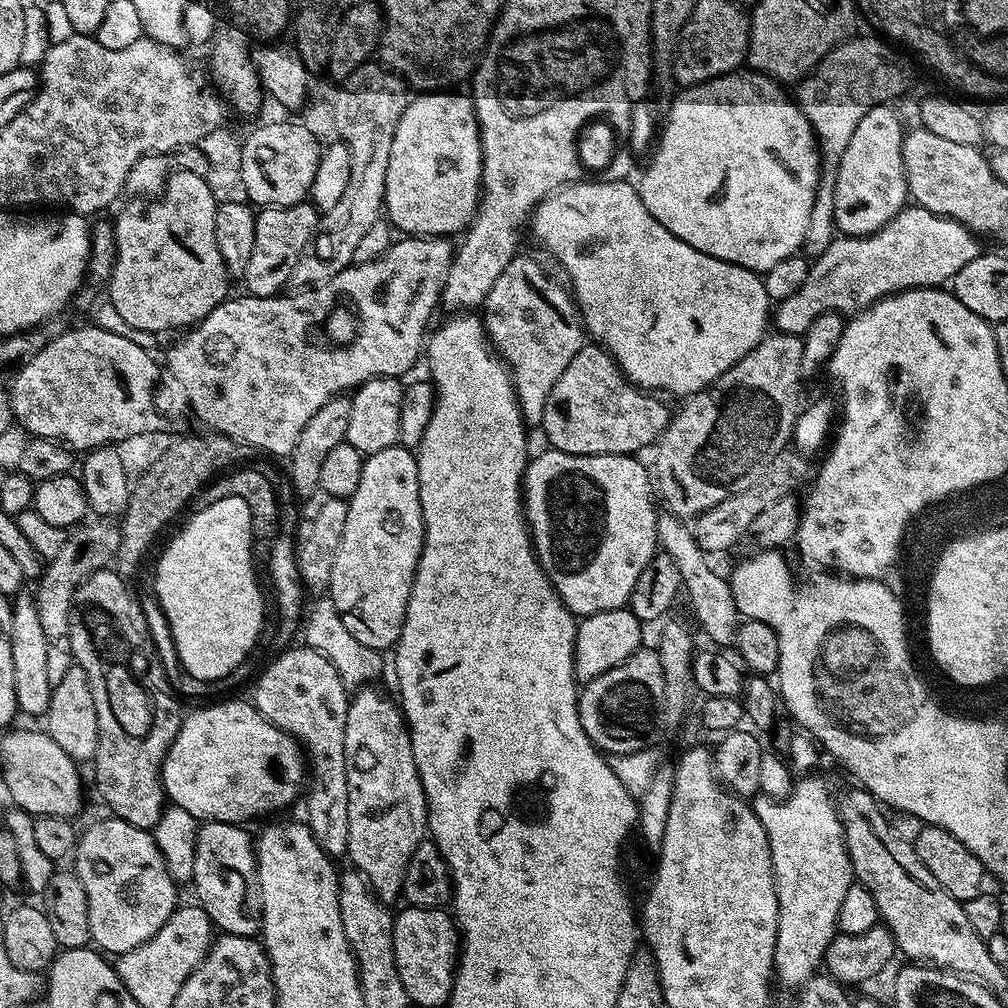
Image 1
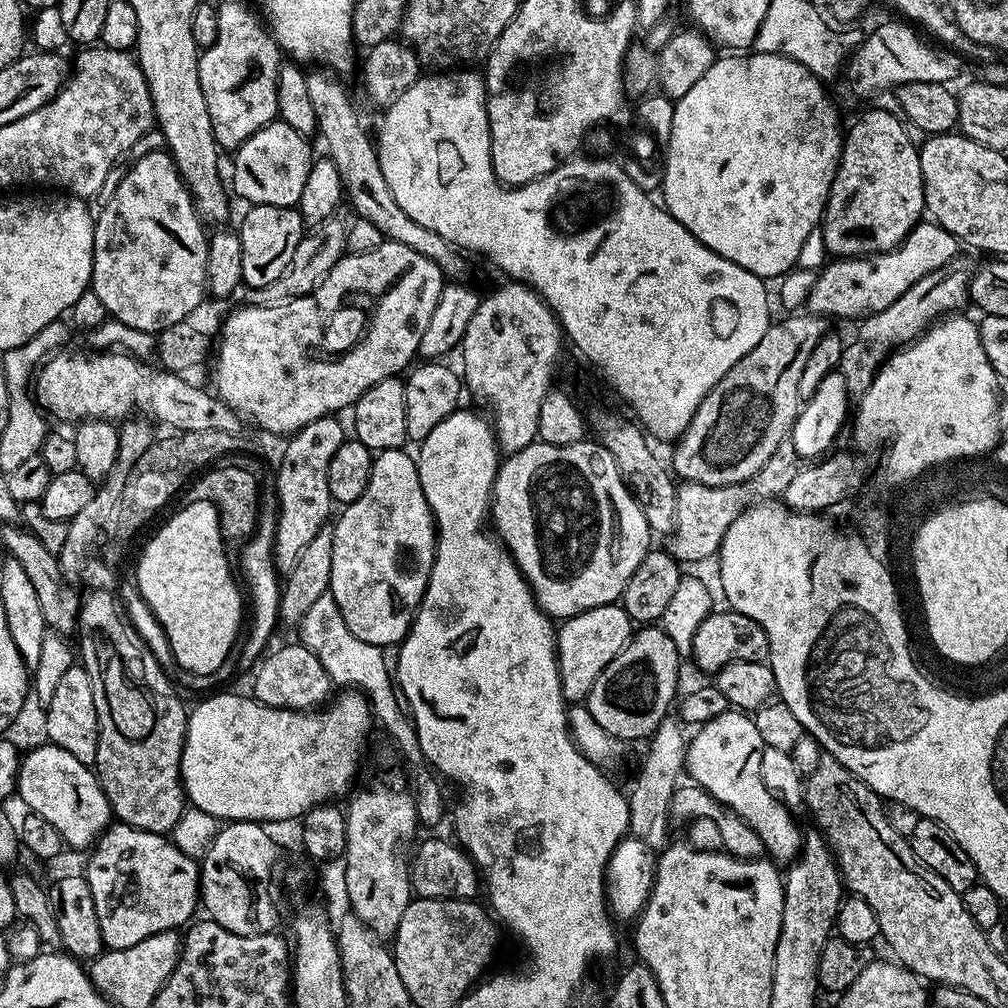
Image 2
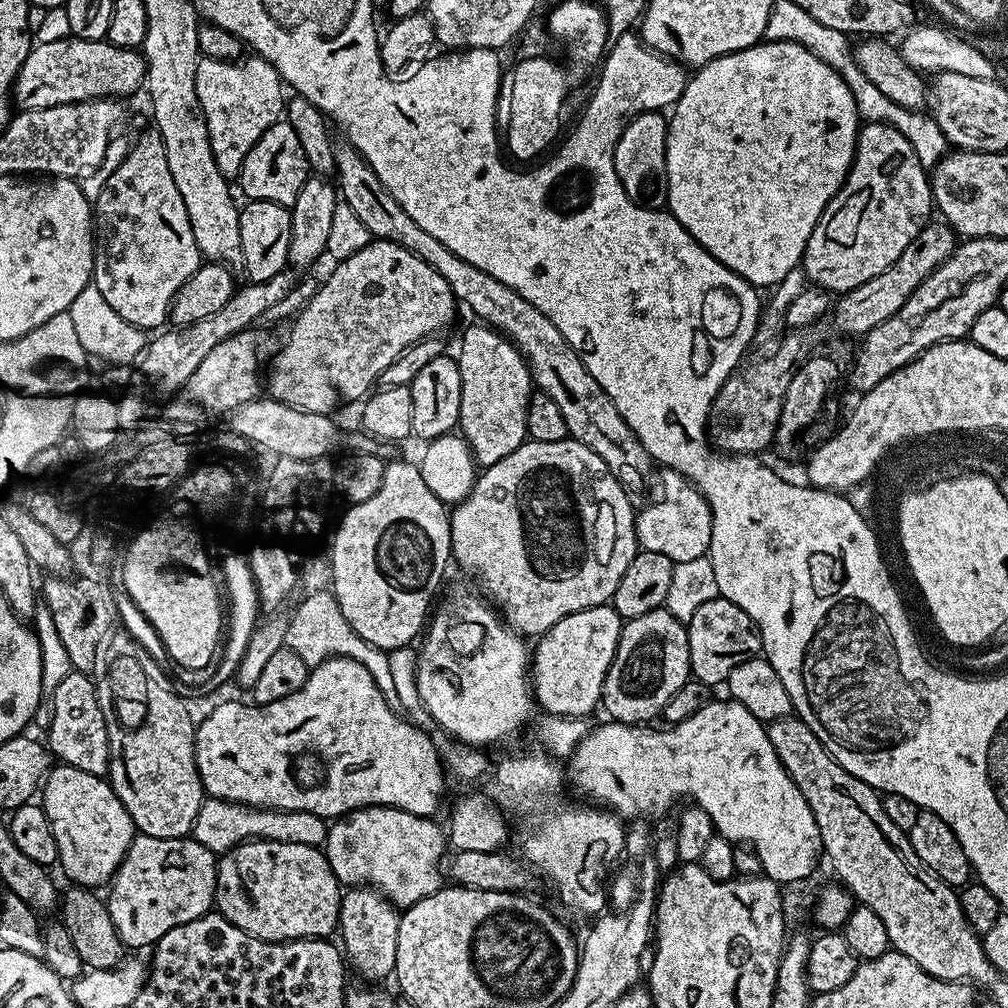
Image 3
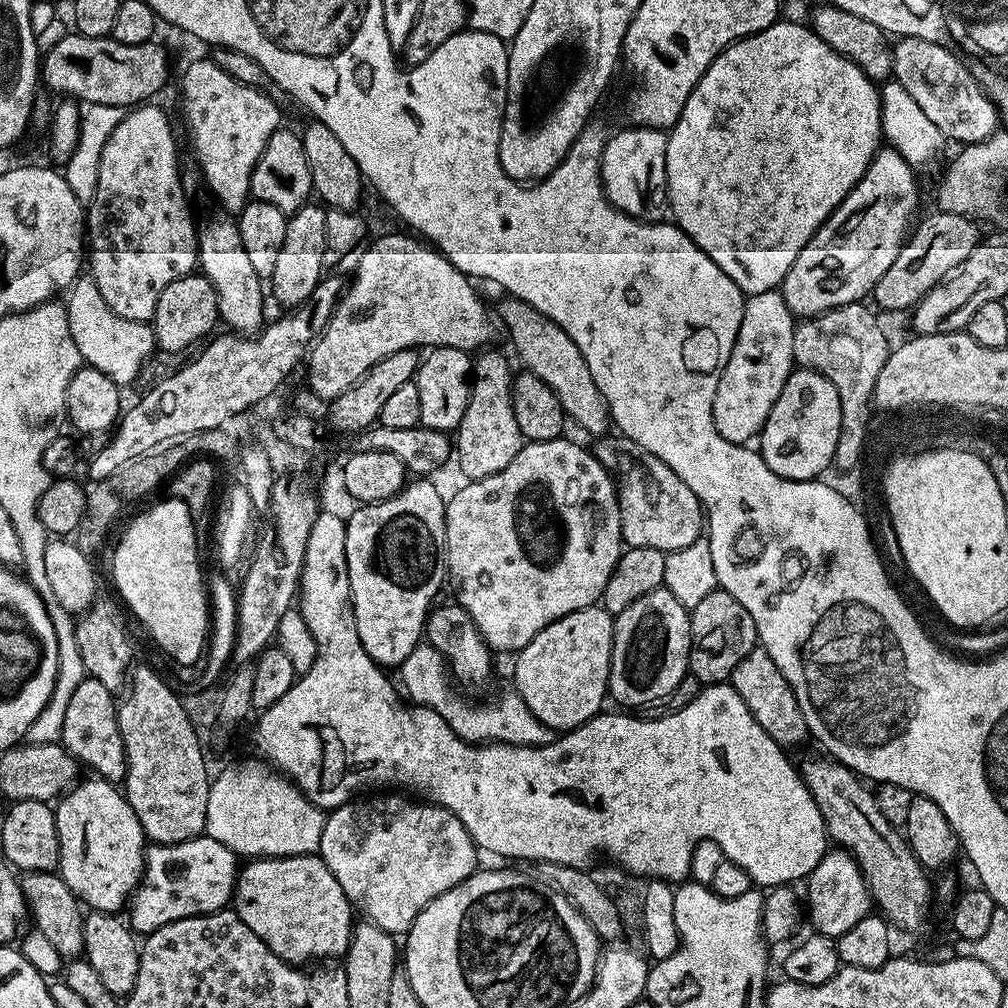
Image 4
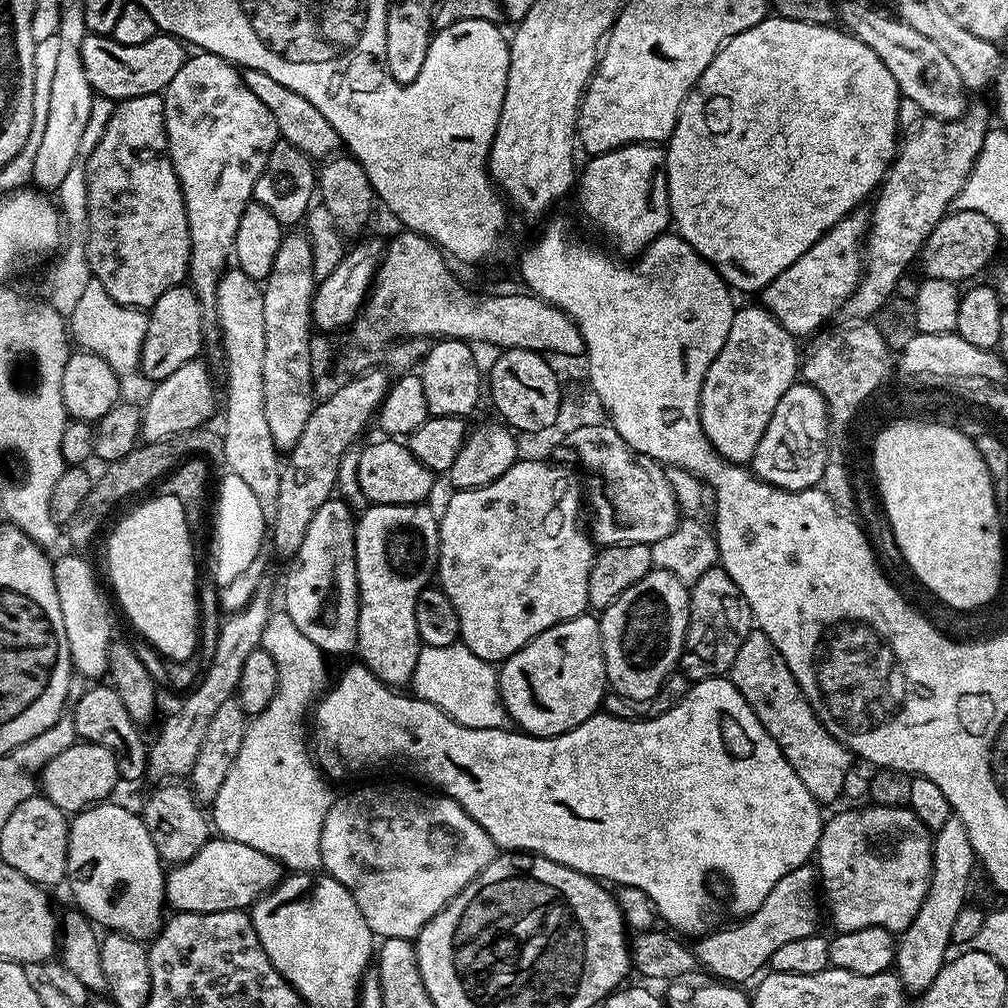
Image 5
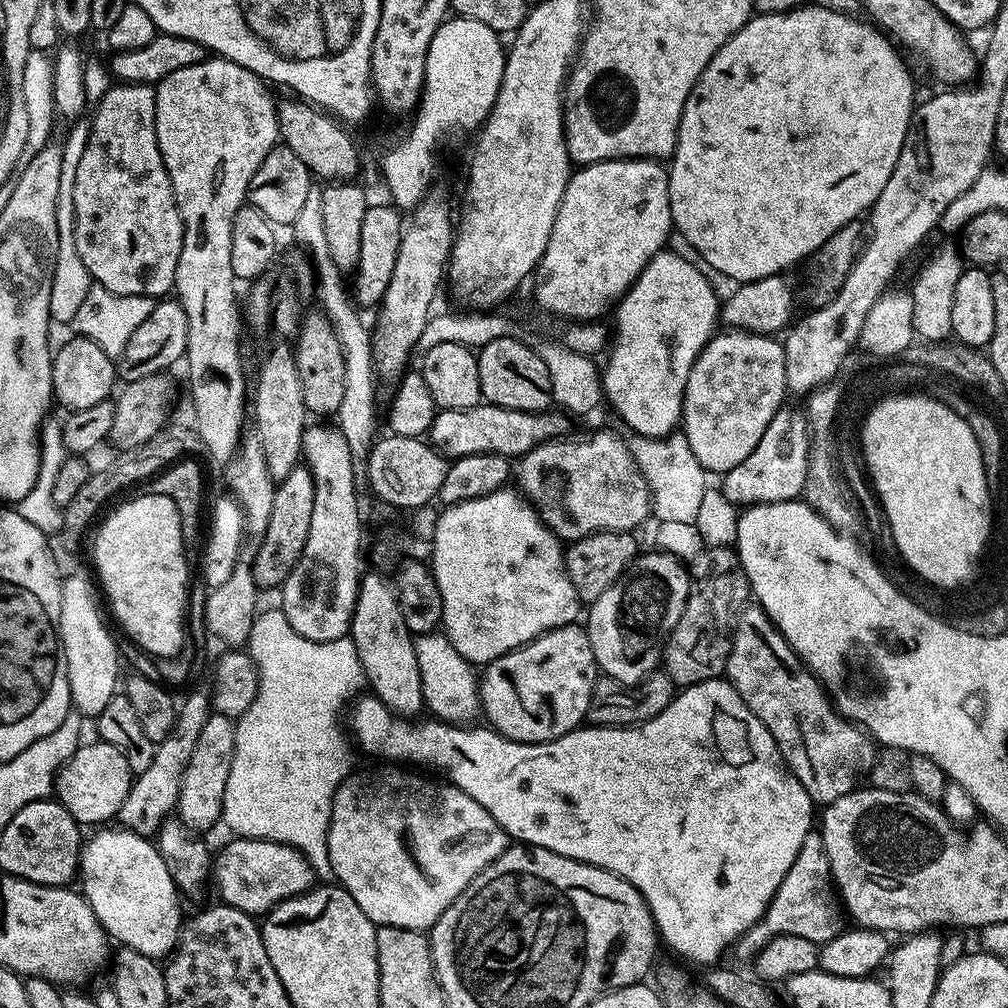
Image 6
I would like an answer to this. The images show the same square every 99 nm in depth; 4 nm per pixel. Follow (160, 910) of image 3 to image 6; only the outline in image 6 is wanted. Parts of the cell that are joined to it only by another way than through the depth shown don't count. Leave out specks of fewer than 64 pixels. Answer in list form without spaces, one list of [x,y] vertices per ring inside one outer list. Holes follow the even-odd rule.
[[[232,838],[220,853],[215,853],[210,869],[211,883],[216,883],[216,892],[220,895],[217,897],[253,918],[263,917],[274,906],[292,896],[301,896],[313,887],[312,876],[314,869],[296,848],[273,840],[247,838]]]

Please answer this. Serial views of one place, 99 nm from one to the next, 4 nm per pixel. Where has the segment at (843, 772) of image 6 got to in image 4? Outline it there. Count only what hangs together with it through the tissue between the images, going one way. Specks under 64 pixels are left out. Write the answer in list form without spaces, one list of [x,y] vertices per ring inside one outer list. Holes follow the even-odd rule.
[[[753,648],[750,654],[746,654],[746,658],[742,658],[742,662],[738,662],[738,666],[734,666],[730,683],[732,689],[742,698],[742,702],[746,702],[750,714],[754,714],[758,726],[762,726],[762,730],[766,730],[766,734],[770,734],[770,738],[774,738],[776,744],[792,750],[795,744],[809,739],[806,718],[802,718],[798,698],[786,682],[782,670],[774,666],[770,654],[766,654],[764,648]]]

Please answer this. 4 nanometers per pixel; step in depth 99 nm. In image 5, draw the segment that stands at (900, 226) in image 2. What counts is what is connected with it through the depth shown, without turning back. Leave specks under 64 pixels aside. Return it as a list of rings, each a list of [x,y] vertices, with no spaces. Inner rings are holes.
[[[861,206],[842,218],[830,229],[798,262],[786,266],[774,282],[770,282],[759,293],[758,300],[769,314],[775,318],[795,338],[819,333],[824,323],[835,312],[843,309],[844,303],[860,285],[862,275],[862,249],[866,244],[870,212]]]

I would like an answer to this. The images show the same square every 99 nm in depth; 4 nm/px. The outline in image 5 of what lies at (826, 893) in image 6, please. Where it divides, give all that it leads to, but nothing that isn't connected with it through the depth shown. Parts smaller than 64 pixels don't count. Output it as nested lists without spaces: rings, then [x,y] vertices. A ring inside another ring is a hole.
[[[805,866],[790,870],[790,874],[786,874],[786,878],[782,878],[782,882],[778,882],[778,886],[774,886],[774,890],[766,894],[766,902],[762,902],[758,910],[736,922],[740,924],[701,935],[694,944],[696,963],[703,967],[705,964],[716,975],[713,977],[717,981],[737,986],[747,985],[747,980],[752,975],[755,977],[763,964],[765,967],[771,961],[778,946],[786,946],[786,942],[798,942],[798,938],[817,935],[820,908],[822,912],[822,904],[818,899],[817,869]]]

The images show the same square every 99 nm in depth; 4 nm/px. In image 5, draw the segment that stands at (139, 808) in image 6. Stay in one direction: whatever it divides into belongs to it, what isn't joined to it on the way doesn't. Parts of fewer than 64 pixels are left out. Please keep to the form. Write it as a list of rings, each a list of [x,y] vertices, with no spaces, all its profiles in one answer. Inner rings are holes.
[[[257,594],[252,597],[251,602],[245,608],[240,608],[236,613],[223,617],[217,646],[210,653],[212,665],[206,670],[203,669],[198,683],[183,697],[185,700],[181,702],[180,709],[165,722],[156,741],[153,744],[151,741],[148,748],[148,772],[151,775],[164,776],[160,778],[184,778],[191,773],[194,762],[198,758],[198,749],[202,746],[202,738],[206,738],[206,729],[210,727],[210,722],[214,718],[215,712],[218,711],[218,706],[222,706],[222,702],[233,699],[237,695],[242,678],[242,668],[246,666],[246,658],[250,658],[250,654],[254,654],[254,650],[260,647],[262,630],[266,630],[266,624],[272,617],[273,611],[273,605],[268,605],[264,594]]]

